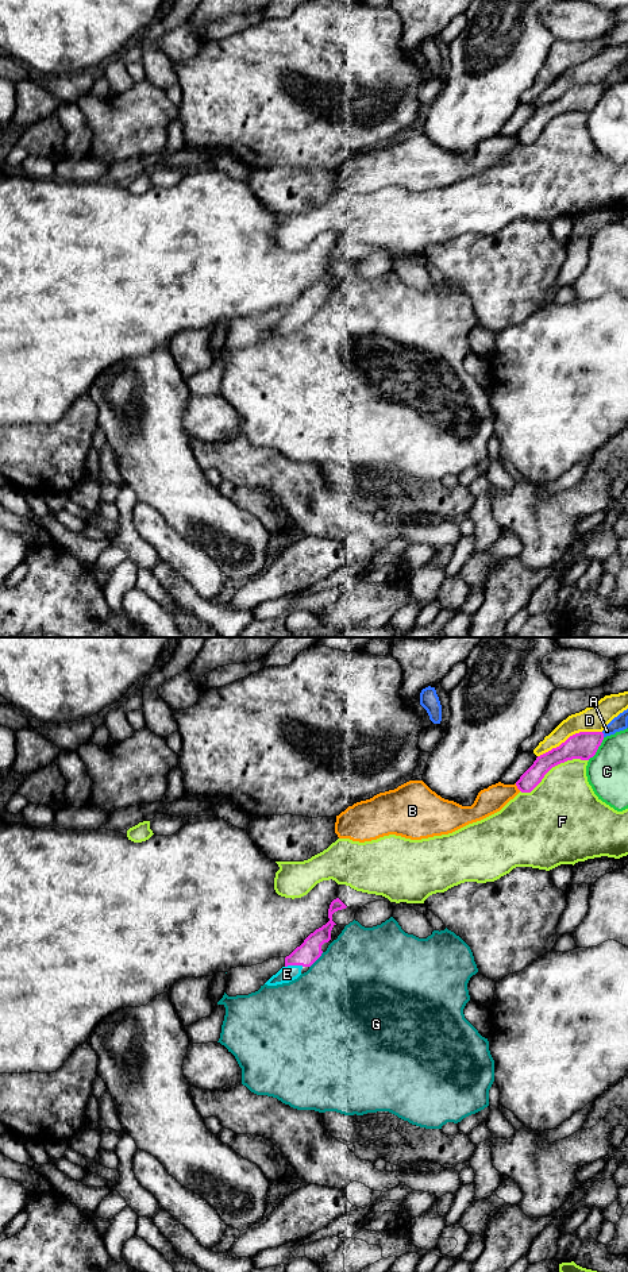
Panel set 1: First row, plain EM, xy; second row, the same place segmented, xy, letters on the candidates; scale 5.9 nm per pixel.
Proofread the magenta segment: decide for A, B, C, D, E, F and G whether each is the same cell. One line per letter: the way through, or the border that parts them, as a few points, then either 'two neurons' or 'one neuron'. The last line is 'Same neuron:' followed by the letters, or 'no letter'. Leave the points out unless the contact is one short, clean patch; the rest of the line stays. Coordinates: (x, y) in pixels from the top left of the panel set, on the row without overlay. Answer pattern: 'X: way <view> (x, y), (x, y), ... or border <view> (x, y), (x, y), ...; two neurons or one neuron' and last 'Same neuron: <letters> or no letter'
A: two neurons
B: two neurons
C: two neurons
D: two neurons
E: one neuron
F: two neurons
G: two neurons
Same neuron: E

